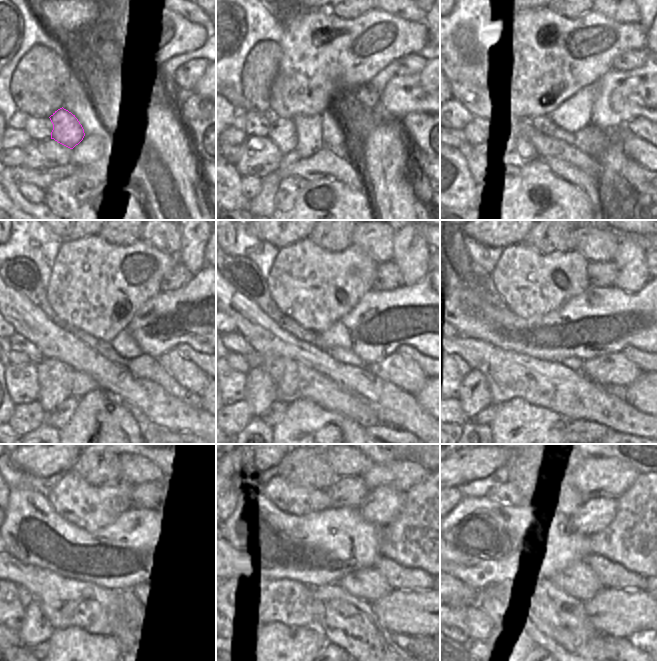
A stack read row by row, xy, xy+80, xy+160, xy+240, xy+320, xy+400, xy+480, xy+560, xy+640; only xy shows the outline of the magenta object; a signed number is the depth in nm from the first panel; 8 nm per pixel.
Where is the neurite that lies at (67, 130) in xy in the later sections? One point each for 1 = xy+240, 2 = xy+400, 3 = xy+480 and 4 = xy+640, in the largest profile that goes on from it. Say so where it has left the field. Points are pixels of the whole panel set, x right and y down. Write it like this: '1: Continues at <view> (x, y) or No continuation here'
1: Continues at xy+240 (18, 343)
2: Continues at xy+400 (474, 396)
3: Continues at xy+480 (35, 629)
4: Continues at xy+640 (480, 625)

